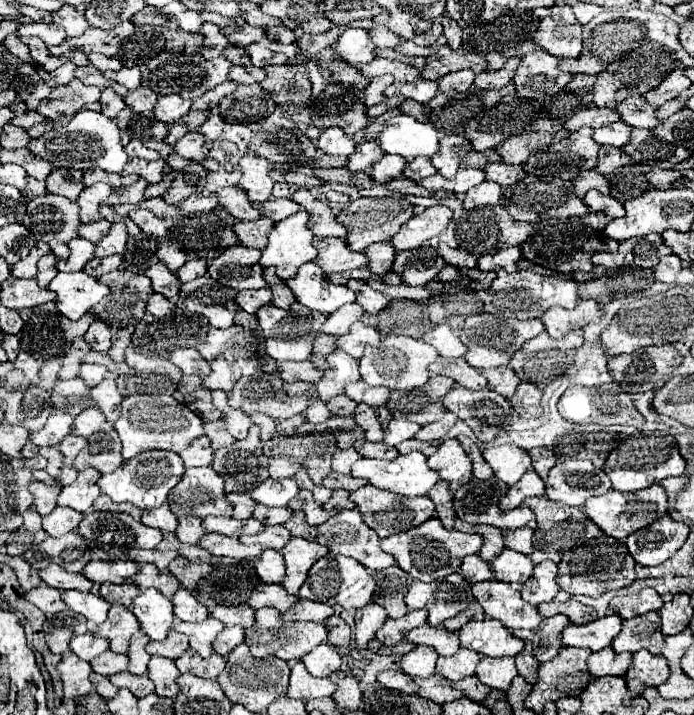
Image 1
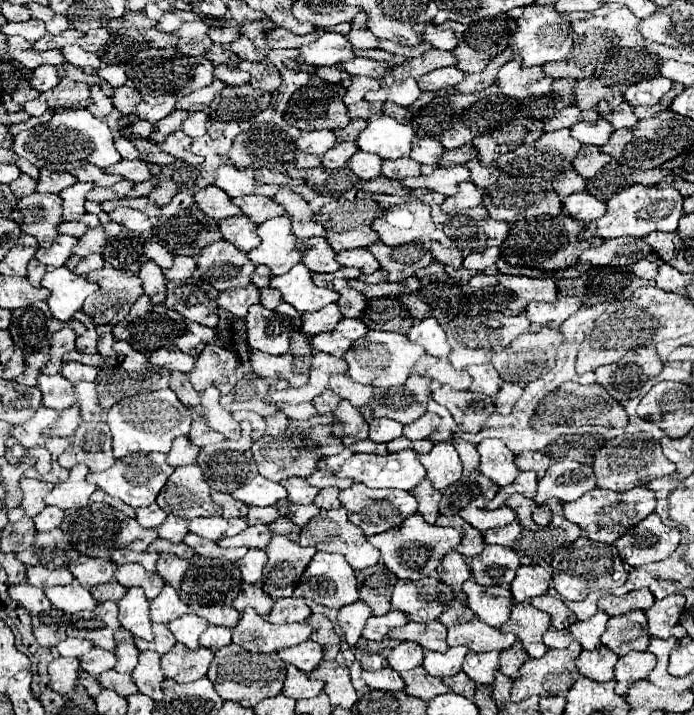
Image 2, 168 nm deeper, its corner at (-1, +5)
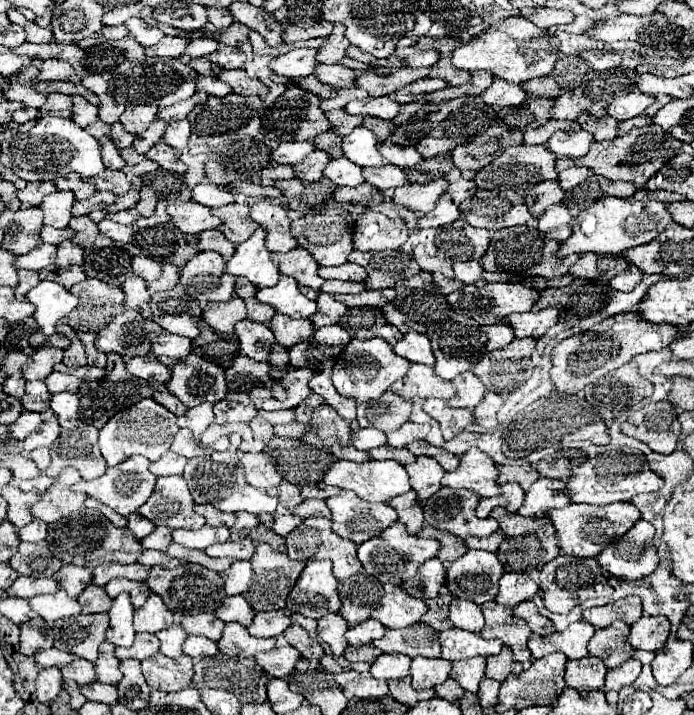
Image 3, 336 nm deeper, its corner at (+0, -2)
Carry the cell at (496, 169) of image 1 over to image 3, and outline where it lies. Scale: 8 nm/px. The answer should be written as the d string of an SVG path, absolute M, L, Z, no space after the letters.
M450 169L446 173L446 179L450 181L450 187L446 189L446 193L452 195L454 203L460 205L462 201L466 201L464 197L472 197L472 193L476 193L476 185L472 179L462 179L462 173L458 173L458 169Z

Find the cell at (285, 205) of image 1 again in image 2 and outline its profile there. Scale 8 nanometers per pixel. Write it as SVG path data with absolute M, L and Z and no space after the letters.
M251 194L251 196L241 196L241 198L235 198L233 204L239 206L241 212L243 212L249 220L253 220L255 224L261 224L261 222L265 222L265 220L269 220L269 218L273 218L273 216L283 216L283 214L285 214L283 206L275 204L275 202L273 202L271 198L267 198L267 196L255 196L255 194Z

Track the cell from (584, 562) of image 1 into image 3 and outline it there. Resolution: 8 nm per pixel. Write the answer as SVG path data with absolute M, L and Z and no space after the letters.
M560 555L558 559L552 559L550 563L546 563L542 567L540 581L542 581L540 585L544 591L544 603L554 613L568 613L578 603L582 603L590 597L602 597L602 595L606 597L606 595L612 595L612 591L614 591L608 577L604 577L602 569L598 569L596 557L582 557L580 559L580 557Z

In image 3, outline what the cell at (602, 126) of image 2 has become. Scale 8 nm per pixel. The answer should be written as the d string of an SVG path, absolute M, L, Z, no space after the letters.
M558 131L554 133L554 137L550 137L550 141L546 143L558 157L584 157L590 149L590 145L594 143L594 139L590 139L590 133L582 131Z

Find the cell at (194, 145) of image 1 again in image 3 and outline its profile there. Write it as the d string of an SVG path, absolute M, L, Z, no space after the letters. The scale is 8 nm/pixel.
M156 143L148 153L146 153L148 159L156 161L162 169L168 169L168 171L176 171L176 165L178 165L178 157L176 157L176 151L170 149L170 145L166 143Z

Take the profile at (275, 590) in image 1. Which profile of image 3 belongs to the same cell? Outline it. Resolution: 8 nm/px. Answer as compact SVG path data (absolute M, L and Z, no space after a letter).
M242 595L226 597L226 599L222 601L222 605L216 609L216 617L222 619L224 623L238 621L238 623L242 623L244 627L250 627L250 625L252 625L254 615L256 615L256 611L250 609L250 605L246 603L246 599L244 599Z

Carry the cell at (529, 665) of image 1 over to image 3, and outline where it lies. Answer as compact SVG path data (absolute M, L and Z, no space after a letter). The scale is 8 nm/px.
M502 647L502 651L498 655L492 655L486 659L486 677L496 679L496 681L504 681L510 673L520 673L522 671L522 663L514 661L514 653L510 653L510 649Z

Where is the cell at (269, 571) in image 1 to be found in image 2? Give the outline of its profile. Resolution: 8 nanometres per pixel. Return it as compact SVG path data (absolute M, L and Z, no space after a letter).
M251 548L245 558L237 560L237 568L241 570L241 578L243 582L249 582L249 584L259 584L261 578L263 578L263 566L267 562L267 554L265 550L259 550L259 548Z

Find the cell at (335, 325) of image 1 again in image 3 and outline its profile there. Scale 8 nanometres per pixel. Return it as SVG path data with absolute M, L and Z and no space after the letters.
M276 313L272 323L270 323L270 329L274 329L274 337L280 345L284 347L292 347L296 343L302 343L302 341L310 341L310 337L314 335L316 327L310 319L290 319L282 313Z

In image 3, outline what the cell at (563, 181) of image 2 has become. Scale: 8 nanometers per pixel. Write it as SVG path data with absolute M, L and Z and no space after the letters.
M549 180L533 185L526 195L526 203L530 211L540 217L544 209L548 209L550 205L562 203L564 197L566 197L566 191L560 187L560 183L556 180Z

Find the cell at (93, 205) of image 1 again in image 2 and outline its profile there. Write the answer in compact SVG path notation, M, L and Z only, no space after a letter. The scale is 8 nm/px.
M77 182L63 192L59 192L59 198L63 200L63 220L79 220L85 214L85 194L91 190L91 182Z

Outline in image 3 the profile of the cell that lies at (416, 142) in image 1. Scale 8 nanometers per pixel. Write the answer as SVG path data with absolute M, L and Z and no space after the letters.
M364 125L356 127L350 135L344 137L342 141L344 155L360 165L360 167L384 167L386 159L378 153L378 141L372 129L366 129Z

